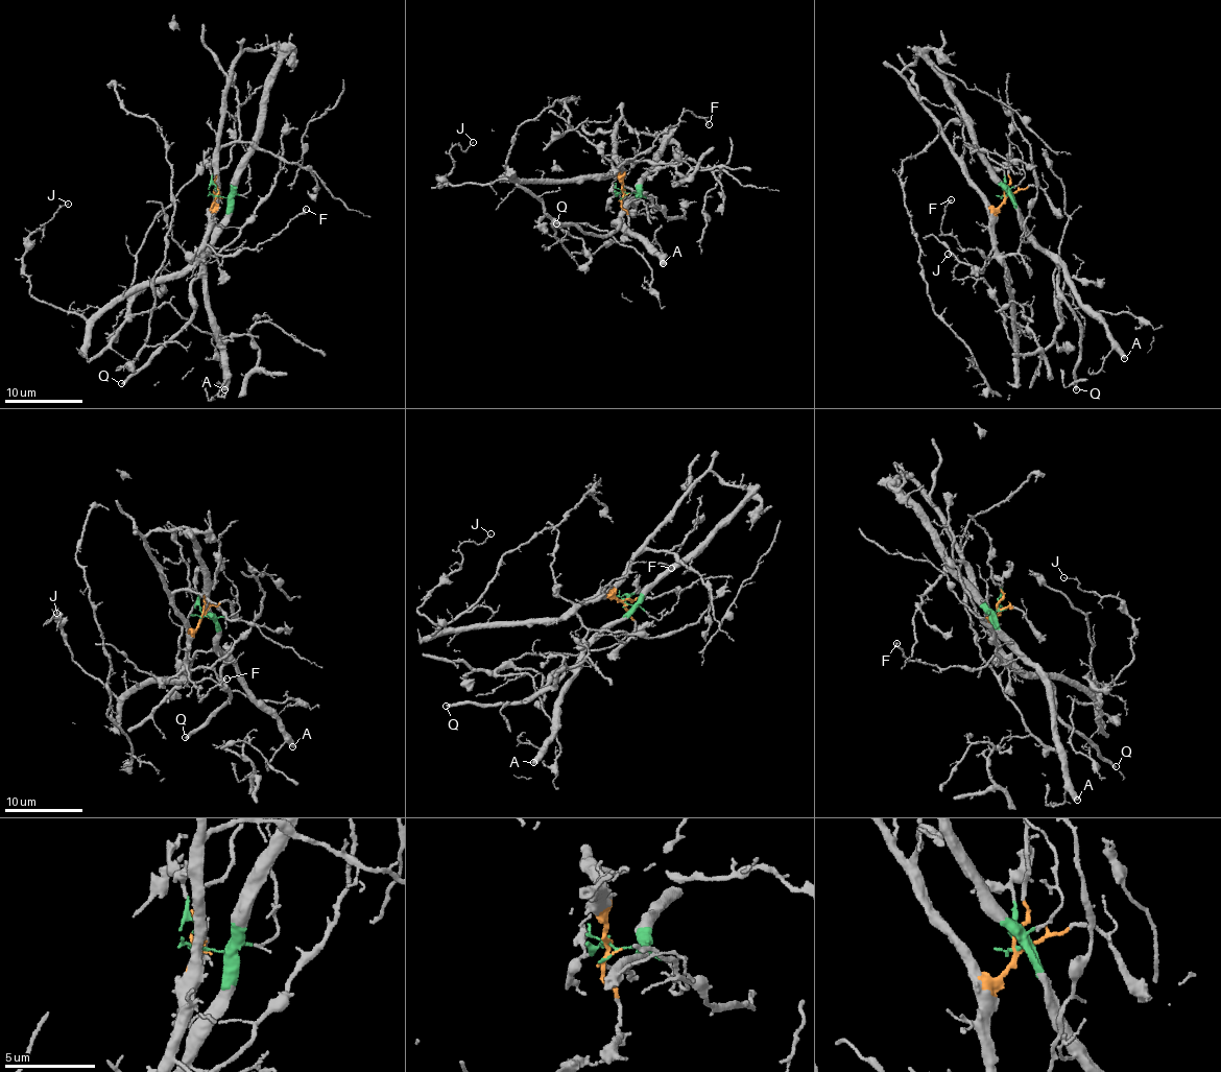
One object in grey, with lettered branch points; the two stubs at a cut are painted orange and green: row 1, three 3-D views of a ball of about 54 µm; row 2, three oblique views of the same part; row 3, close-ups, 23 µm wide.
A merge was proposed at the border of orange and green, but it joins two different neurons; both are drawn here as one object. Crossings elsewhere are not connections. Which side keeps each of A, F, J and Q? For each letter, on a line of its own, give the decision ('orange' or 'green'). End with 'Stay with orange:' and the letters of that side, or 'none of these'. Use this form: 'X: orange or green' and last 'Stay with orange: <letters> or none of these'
A: green
F: orange
J: orange
Q: green
Stay with orange: F, J

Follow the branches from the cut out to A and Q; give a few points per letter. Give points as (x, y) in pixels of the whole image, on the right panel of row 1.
A: (1007, 194), (1020, 219), (1060, 265), (1078, 306), (1103, 325), (1109, 341), (1125, 358)
Q: (1007, 194), (1018, 218), (1051, 258), (1059, 275), (1058, 298), (1080, 328), (1073, 380), (1076, 389)

